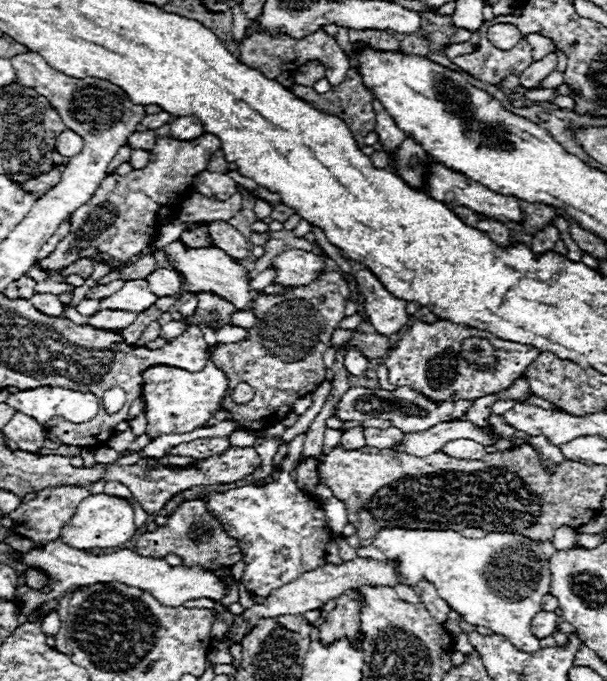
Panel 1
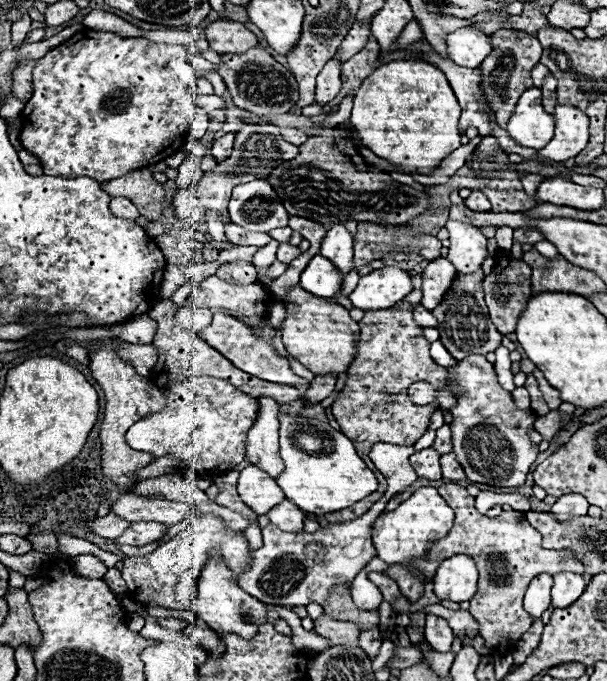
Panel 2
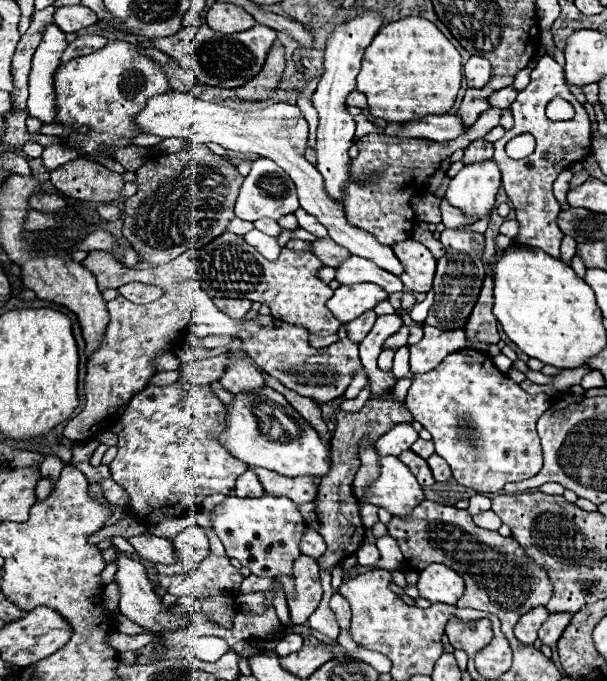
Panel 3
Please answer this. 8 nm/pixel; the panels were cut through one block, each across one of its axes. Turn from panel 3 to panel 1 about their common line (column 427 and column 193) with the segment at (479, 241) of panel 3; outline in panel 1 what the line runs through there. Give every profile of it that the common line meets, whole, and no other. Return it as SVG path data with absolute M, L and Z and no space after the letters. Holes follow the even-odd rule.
M202 292L202 294L198 294L198 316L196 318L184 318L180 312L172 312L172 318L174 320L186 320L188 324L198 324L200 320L204 320L216 330L224 324L230 324L230 314L234 310L236 310L234 304L218 298L216 294Z

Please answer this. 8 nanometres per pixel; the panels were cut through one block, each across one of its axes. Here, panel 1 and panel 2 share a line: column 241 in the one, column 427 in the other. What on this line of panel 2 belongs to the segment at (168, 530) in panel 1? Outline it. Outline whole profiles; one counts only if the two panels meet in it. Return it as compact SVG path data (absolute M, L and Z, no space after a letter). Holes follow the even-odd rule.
M444 484L438 488L438 494L454 508L456 520L446 536L432 542L426 558L434 562L444 560L446 556L466 554L474 560L480 578L478 592L470 600L468 612L480 624L478 634L484 638L484 644L490 648L490 654L504 654L512 650L514 644L522 638L522 634L528 632L528 628L532 626L532 618L522 608L522 600L530 580L544 572L548 572L550 576L558 572L582 574L584 566L580 566L580 560L576 560L568 550L556 552L542 548L540 532L526 522L524 512L502 512L498 518L482 516L474 508L474 496L470 496L468 490L458 484Z

